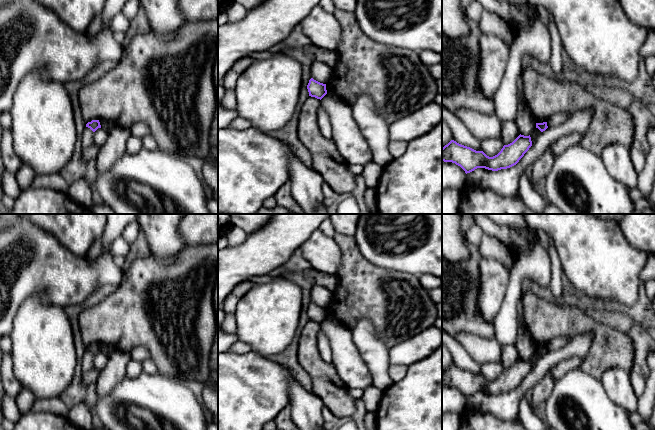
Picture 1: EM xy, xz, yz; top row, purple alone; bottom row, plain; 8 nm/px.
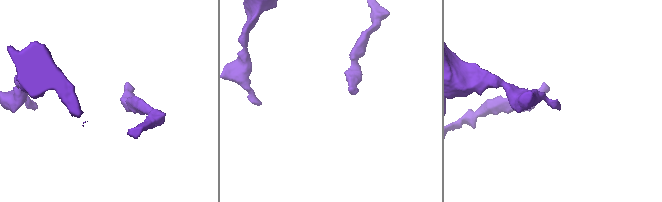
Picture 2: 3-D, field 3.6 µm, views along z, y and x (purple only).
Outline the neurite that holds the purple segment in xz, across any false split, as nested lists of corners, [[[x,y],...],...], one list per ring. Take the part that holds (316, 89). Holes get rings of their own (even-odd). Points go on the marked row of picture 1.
[[[313,78],[309,80],[307,89],[309,96],[315,97],[320,100],[327,94],[326,84],[320,83]]]

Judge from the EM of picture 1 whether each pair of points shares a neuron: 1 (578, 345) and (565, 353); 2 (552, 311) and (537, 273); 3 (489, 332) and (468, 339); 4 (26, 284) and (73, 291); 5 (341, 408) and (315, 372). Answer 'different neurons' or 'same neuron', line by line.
1: same neuron
2: different neurons
3: different neurons
4: same neuron
5: same neuron

